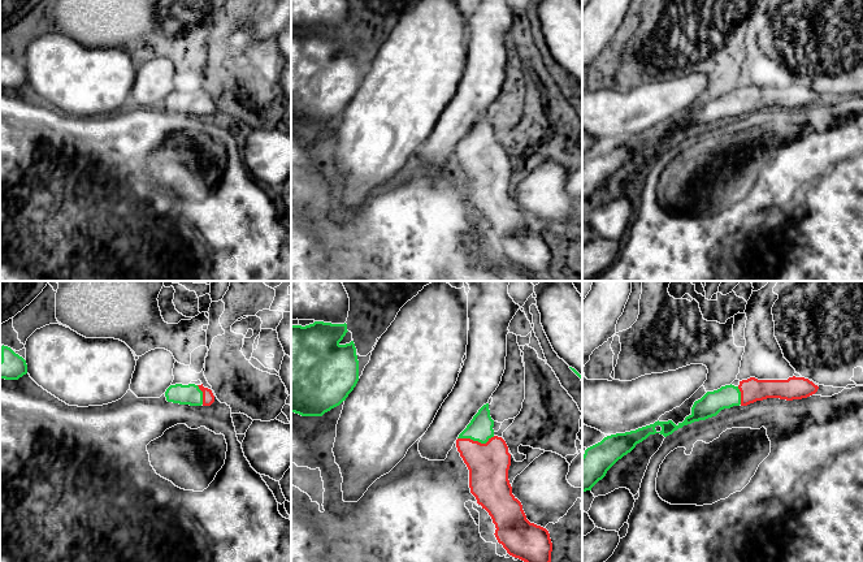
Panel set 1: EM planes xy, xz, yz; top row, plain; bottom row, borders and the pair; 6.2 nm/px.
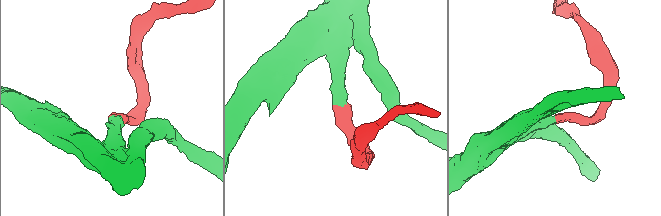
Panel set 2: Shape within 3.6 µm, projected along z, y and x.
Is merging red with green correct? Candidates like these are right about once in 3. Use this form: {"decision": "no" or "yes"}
{"decision": "yes"}

